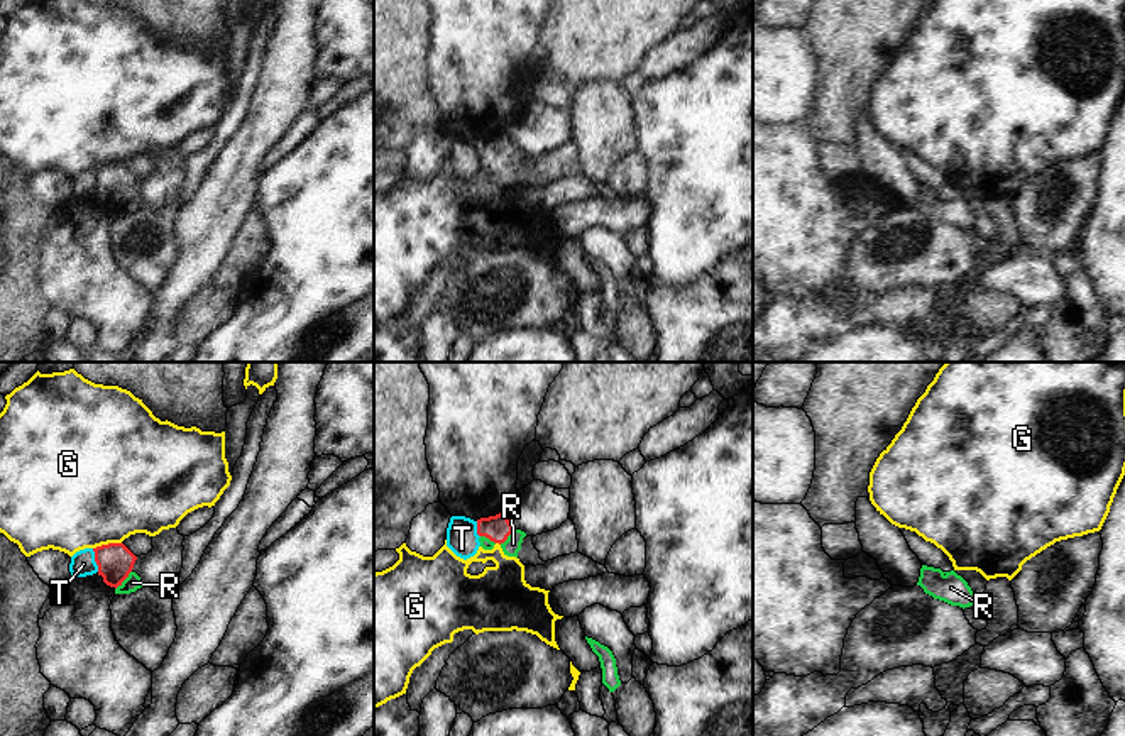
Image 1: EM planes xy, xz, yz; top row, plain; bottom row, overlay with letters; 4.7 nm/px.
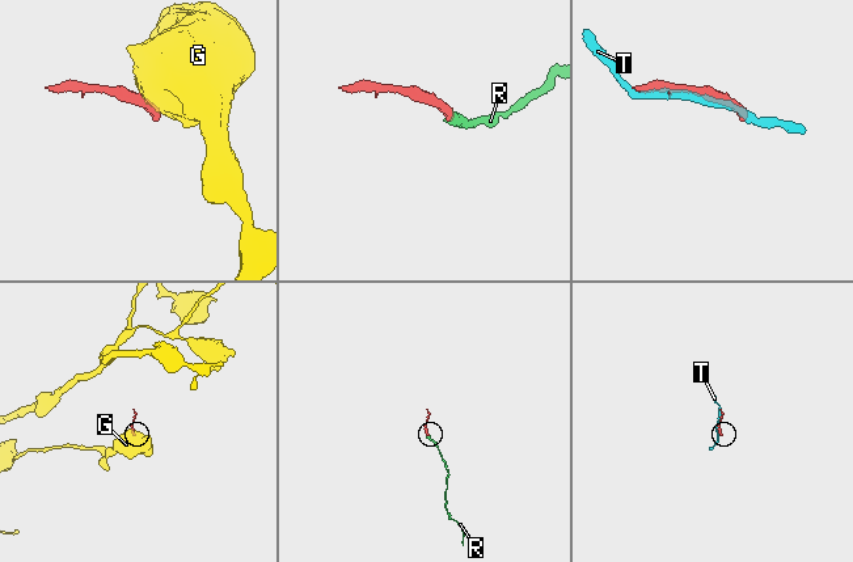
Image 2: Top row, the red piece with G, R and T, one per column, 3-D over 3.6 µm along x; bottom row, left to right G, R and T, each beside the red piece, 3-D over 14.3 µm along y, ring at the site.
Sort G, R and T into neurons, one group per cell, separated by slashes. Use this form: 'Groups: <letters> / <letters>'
Groups: G / R / T

